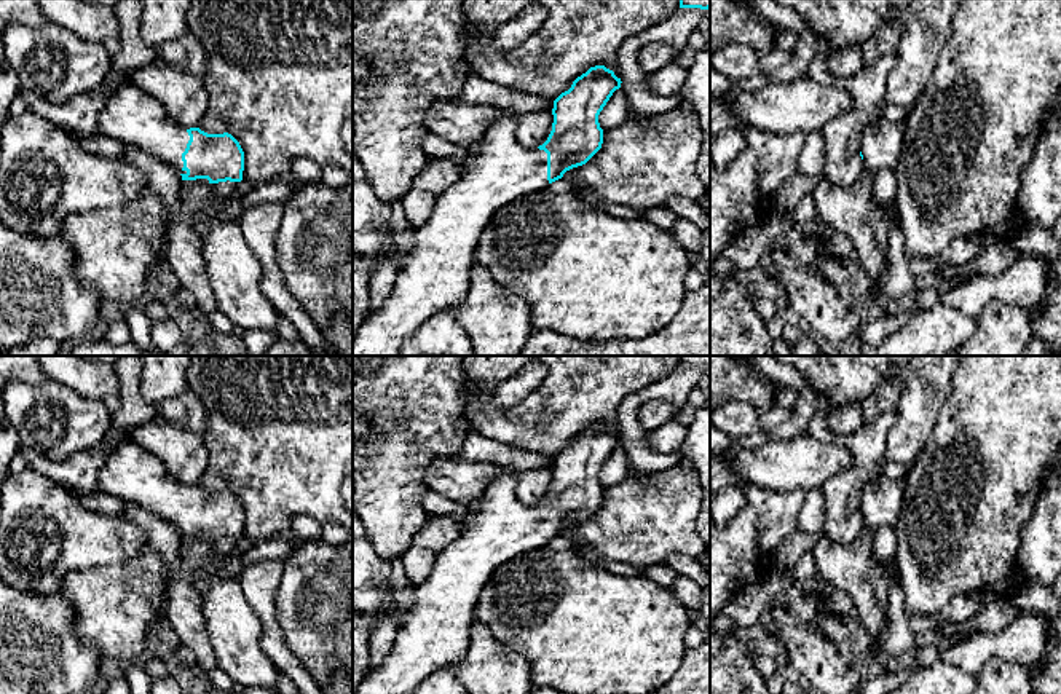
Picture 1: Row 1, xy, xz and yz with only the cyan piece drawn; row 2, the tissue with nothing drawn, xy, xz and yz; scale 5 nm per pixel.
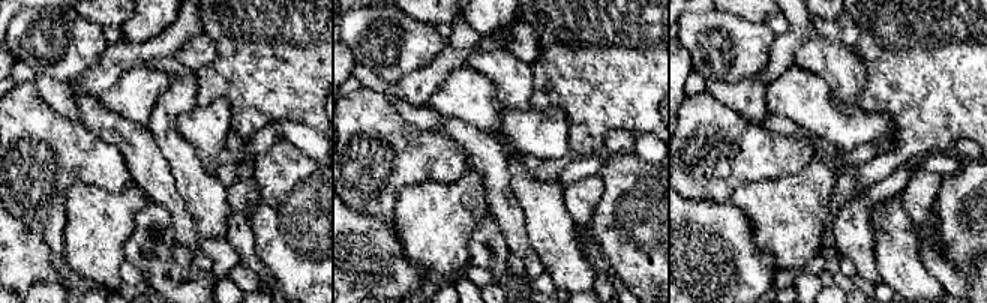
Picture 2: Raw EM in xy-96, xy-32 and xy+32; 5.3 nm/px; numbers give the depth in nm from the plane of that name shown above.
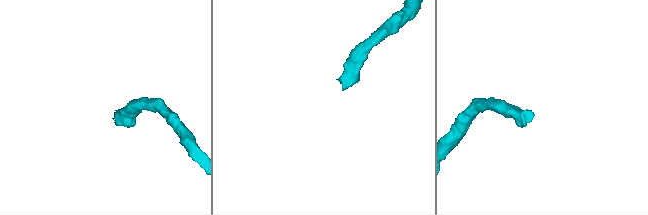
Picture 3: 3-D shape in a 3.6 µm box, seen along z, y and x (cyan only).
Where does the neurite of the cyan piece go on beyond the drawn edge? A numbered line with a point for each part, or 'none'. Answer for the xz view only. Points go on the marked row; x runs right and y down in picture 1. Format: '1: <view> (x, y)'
1: xz (436, 276)

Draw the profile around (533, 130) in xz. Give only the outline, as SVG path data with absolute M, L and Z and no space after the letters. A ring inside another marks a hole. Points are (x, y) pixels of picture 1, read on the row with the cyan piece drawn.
M536 110L520 116L515 137L527 148L542 145L552 131L554 115L550 110Z

